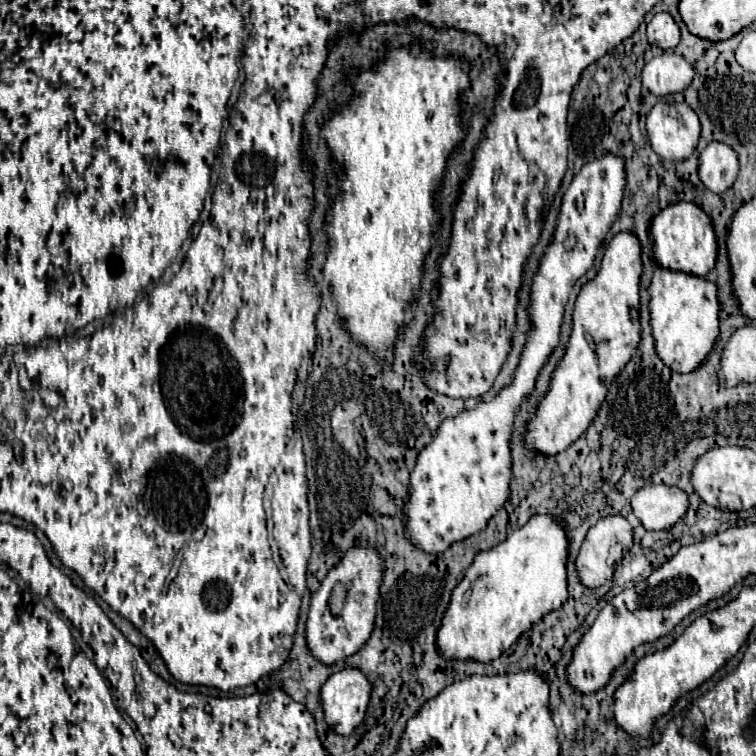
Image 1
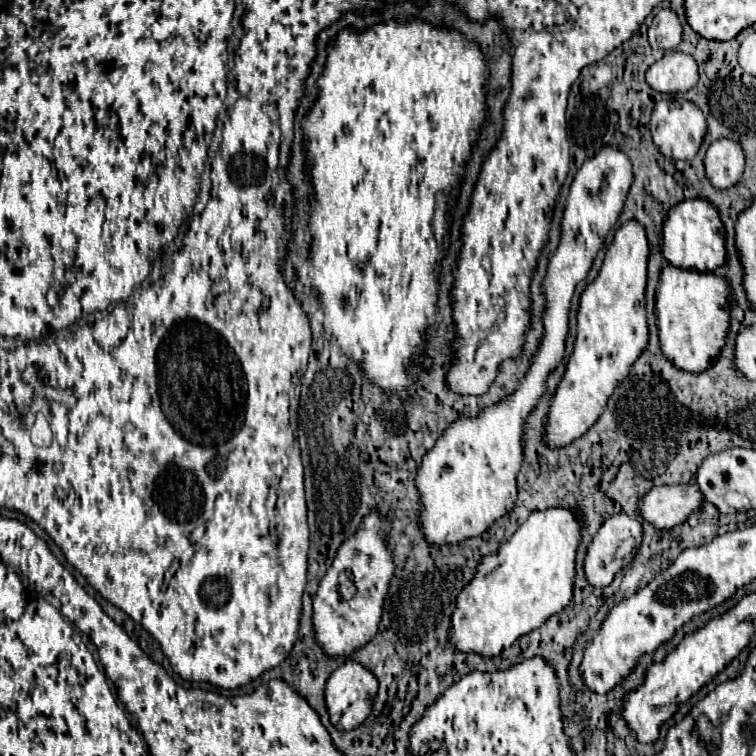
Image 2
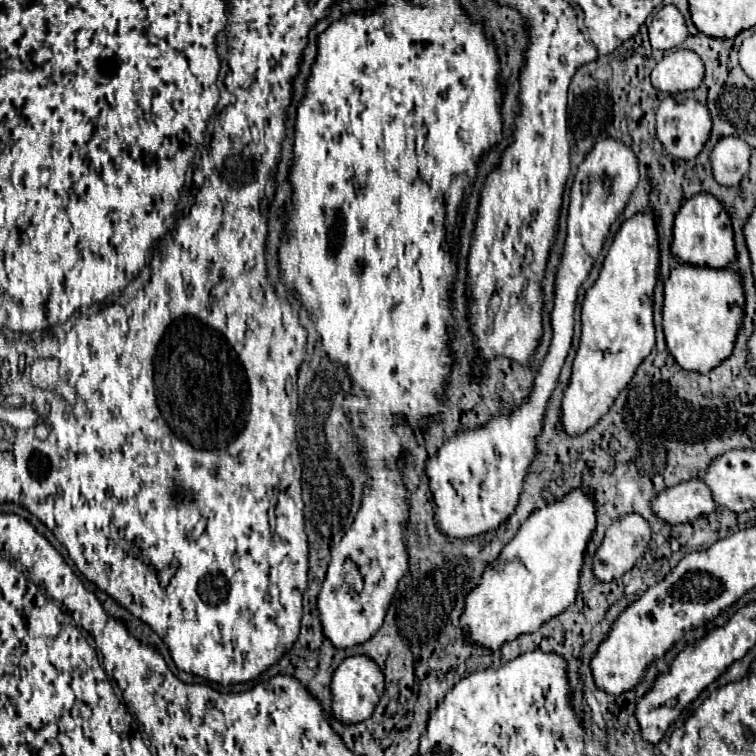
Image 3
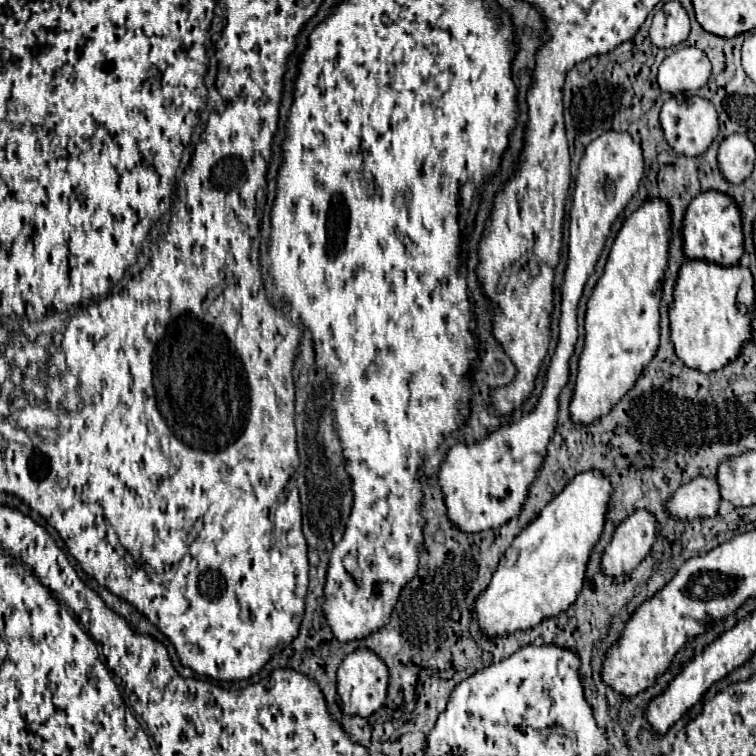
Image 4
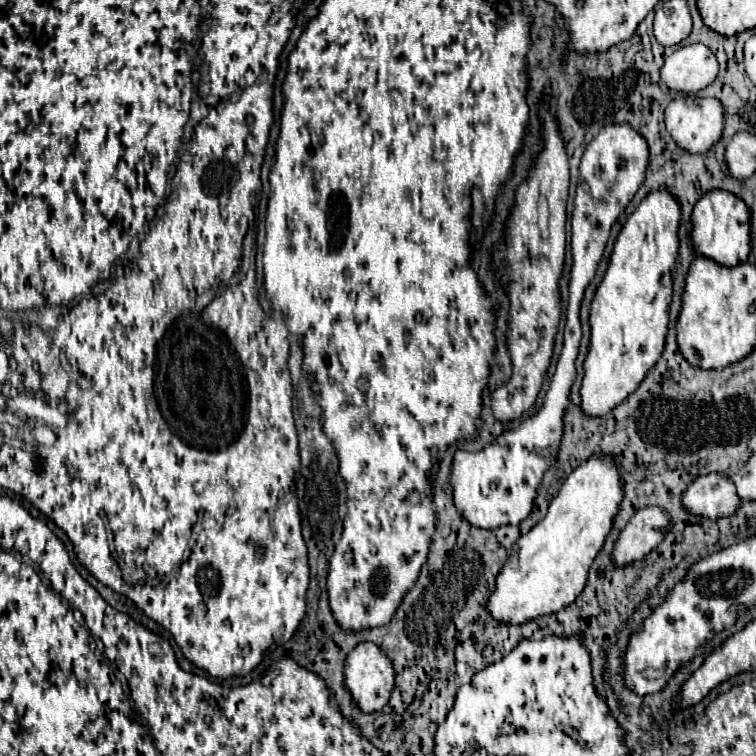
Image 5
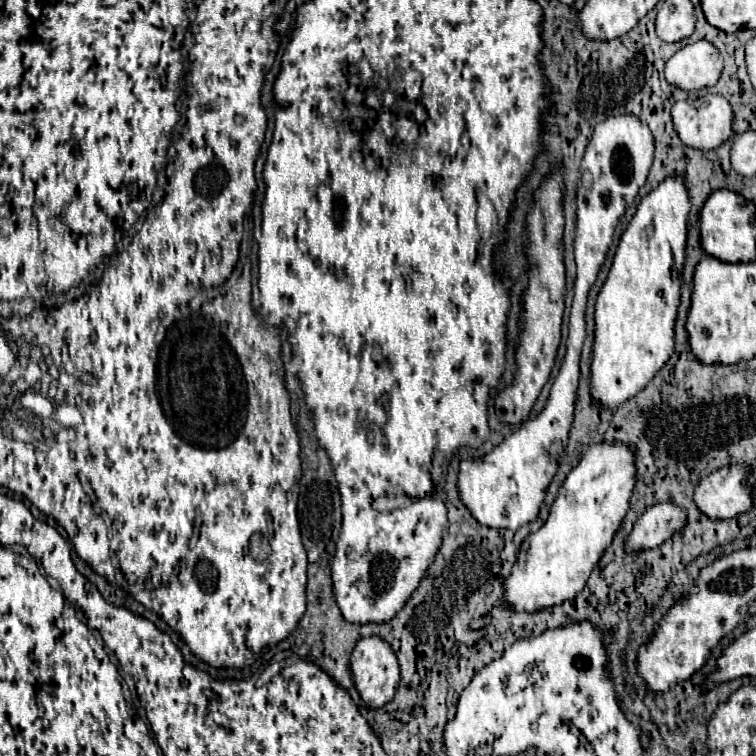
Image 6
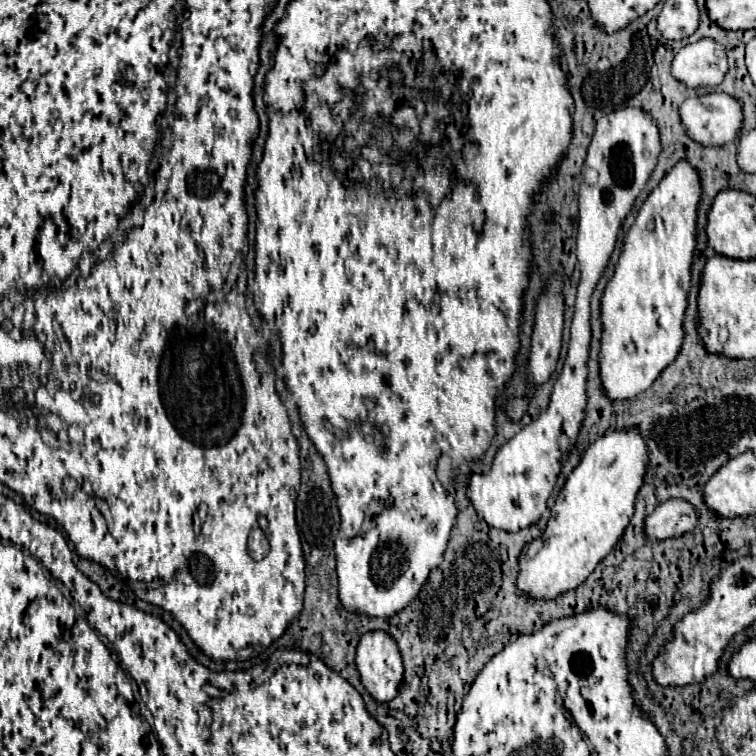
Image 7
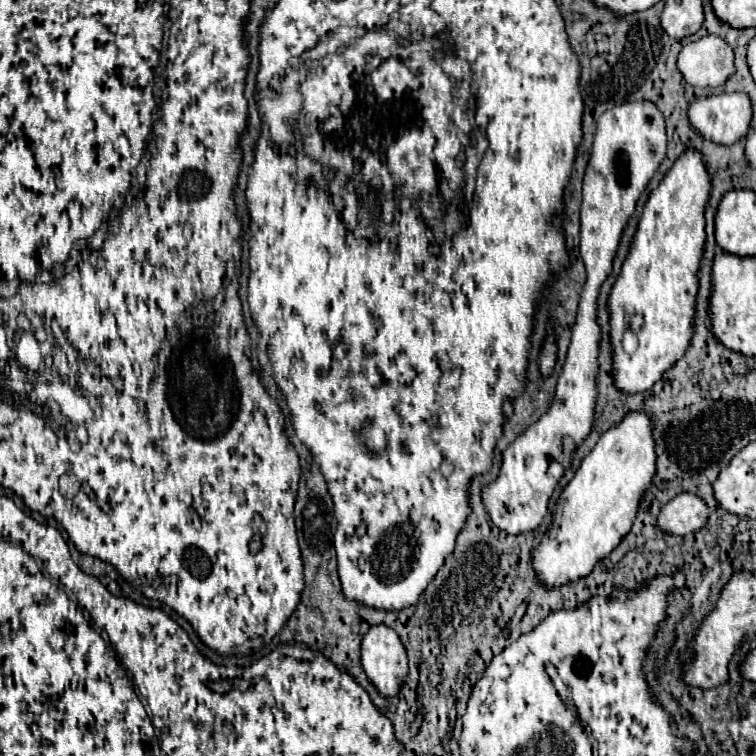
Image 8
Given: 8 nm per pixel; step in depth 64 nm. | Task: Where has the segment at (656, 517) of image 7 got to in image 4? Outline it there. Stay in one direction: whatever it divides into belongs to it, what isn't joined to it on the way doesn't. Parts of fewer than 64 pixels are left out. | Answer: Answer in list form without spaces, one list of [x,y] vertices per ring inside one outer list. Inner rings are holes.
[[[636,510],[618,524],[610,544],[602,554],[602,572],[606,576],[630,574],[650,552],[656,540],[656,520],[646,510]]]

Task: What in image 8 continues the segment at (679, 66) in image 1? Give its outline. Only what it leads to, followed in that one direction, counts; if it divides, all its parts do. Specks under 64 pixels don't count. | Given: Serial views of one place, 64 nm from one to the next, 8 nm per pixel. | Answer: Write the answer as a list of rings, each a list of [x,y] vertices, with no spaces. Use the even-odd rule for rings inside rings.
[[[704,36],[680,50],[676,66],[688,84],[716,88],[734,72],[734,54],[722,38]]]

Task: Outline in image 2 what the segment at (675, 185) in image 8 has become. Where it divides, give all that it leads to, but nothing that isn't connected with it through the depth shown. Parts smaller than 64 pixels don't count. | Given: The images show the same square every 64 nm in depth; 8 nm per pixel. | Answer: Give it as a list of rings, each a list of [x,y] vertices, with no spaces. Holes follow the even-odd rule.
[[[632,220],[620,226],[606,250],[604,264],[592,284],[580,296],[578,334],[574,352],[566,362],[564,376],[550,402],[544,422],[544,444],[548,448],[564,448],[580,438],[604,412],[616,384],[628,374],[632,362],[640,356],[648,342],[644,288],[648,266],[648,240],[644,228]]]

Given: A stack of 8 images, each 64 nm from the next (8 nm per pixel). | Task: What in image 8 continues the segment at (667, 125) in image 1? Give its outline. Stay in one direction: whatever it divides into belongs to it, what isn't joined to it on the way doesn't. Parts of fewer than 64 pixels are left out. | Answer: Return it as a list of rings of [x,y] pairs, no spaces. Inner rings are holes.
[[[714,94],[688,106],[692,128],[716,144],[734,144],[750,130],[750,98],[746,94]]]

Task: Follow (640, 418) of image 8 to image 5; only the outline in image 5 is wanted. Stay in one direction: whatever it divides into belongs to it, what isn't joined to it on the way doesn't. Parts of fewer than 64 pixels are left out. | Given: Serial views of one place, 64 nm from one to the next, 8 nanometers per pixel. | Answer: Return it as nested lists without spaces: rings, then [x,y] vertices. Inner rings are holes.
[[[600,454],[600,456],[592,456],[582,466],[578,466],[566,478],[558,496],[550,502],[544,520],[540,520],[528,534],[520,536],[520,540],[514,544],[512,556],[500,570],[496,578],[496,588],[488,598],[488,604],[486,604],[488,614],[498,624],[516,626],[516,624],[528,624],[530,620],[536,620],[540,616],[548,616],[552,612],[564,610],[568,604],[572,604],[572,600],[576,600],[578,594],[584,590],[588,568],[612,528],[612,520],[618,512],[620,500],[622,500],[622,480],[618,476],[618,468],[612,458]]]

